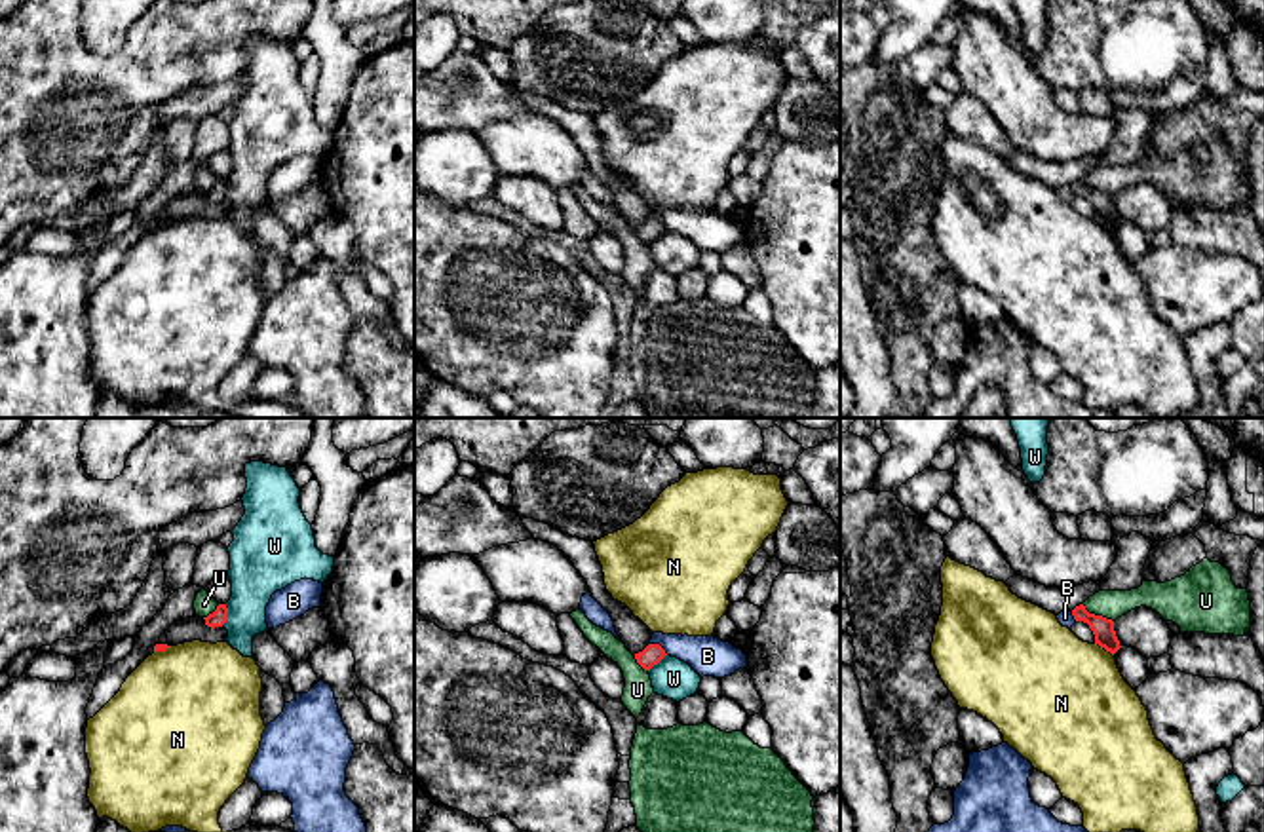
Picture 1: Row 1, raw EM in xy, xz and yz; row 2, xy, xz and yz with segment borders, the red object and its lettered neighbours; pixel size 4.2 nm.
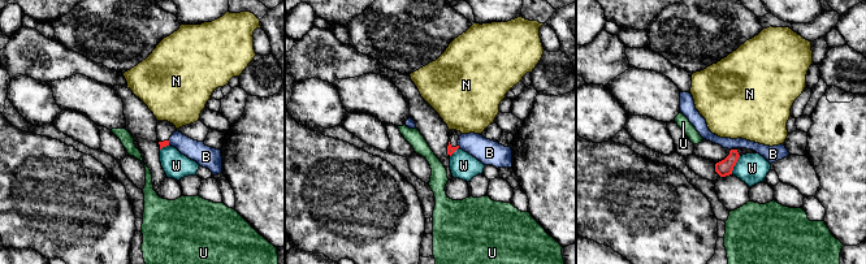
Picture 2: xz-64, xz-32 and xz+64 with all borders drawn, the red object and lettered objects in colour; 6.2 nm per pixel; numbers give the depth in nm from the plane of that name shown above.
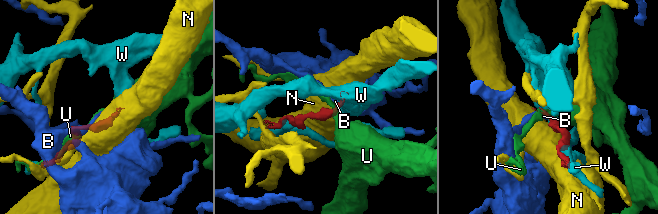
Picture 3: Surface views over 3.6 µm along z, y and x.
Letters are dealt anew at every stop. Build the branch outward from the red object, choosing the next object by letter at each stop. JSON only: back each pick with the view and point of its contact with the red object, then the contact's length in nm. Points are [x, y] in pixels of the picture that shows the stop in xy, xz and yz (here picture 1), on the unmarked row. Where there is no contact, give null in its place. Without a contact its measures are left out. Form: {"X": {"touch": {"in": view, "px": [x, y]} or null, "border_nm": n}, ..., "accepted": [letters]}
{"accepted": []}

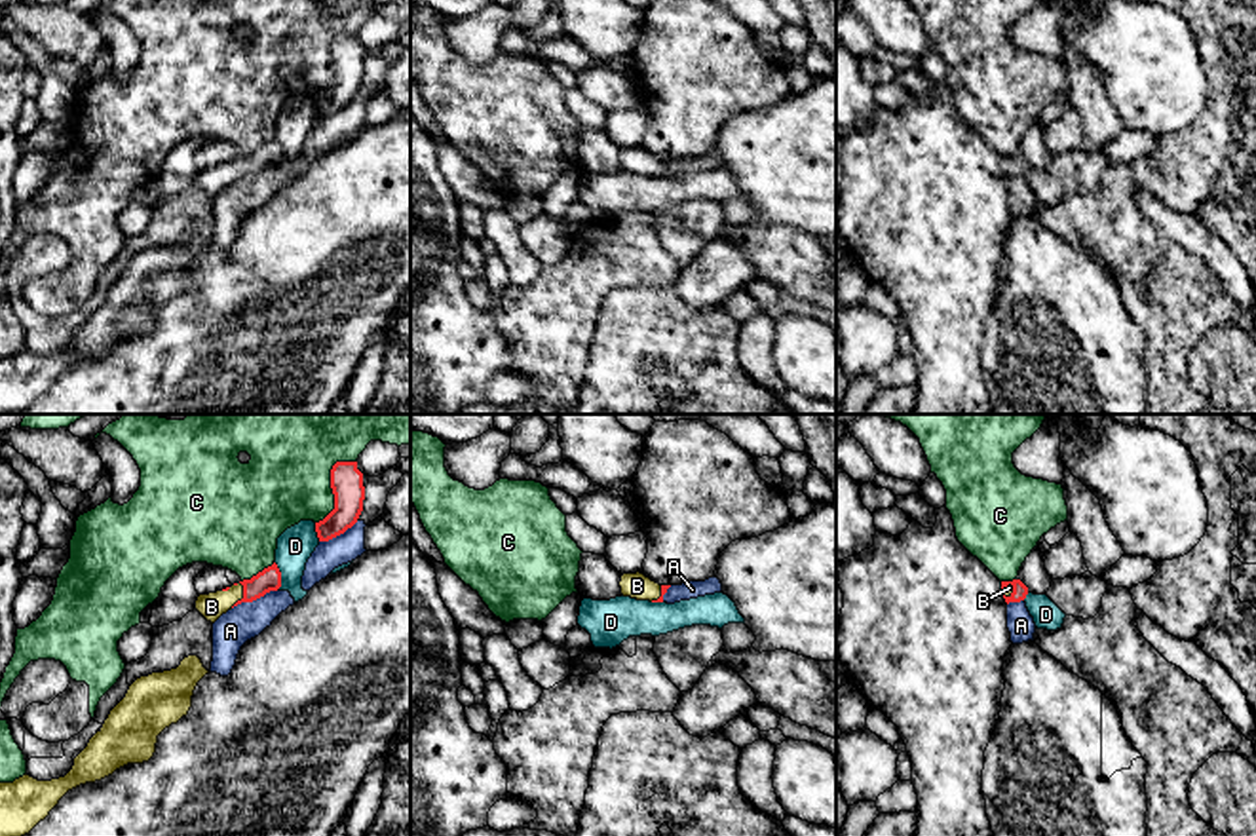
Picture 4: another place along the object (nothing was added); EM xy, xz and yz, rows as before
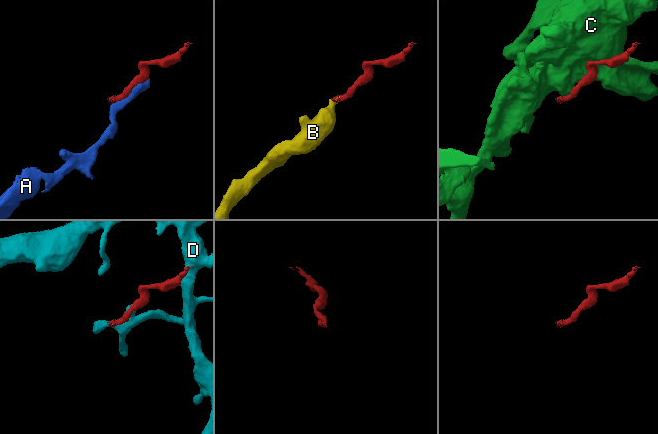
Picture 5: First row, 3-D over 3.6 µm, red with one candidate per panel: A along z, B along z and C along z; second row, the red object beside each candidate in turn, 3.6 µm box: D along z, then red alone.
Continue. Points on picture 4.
{"B": {"touch": {"in": "xy", "px": [244, 170]}, "border_nm": 120}, "accepted": ["B"]}

